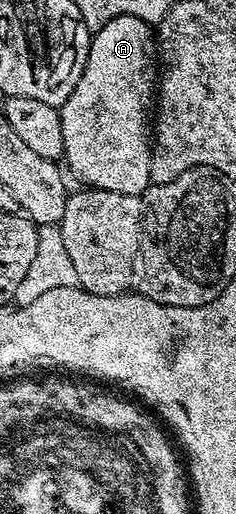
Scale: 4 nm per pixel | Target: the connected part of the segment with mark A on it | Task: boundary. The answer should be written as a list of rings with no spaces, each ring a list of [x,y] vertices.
[[[116,16],[93,31],[90,51],[80,80],[60,107],[64,162],[79,178],[79,183],[95,190],[111,190],[121,194],[143,195],[152,184],[152,83],[156,78],[156,34],[151,23],[136,16]]]

